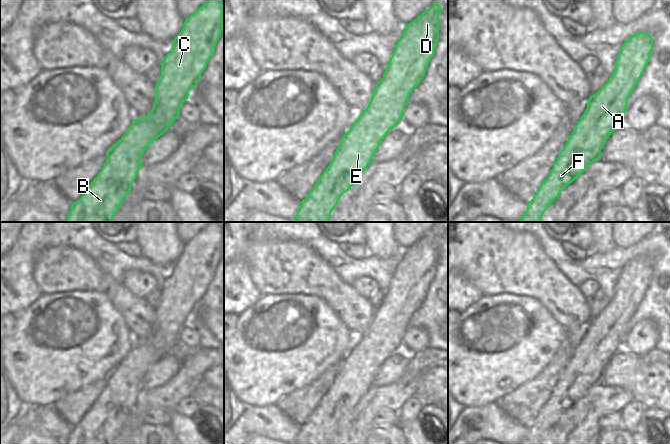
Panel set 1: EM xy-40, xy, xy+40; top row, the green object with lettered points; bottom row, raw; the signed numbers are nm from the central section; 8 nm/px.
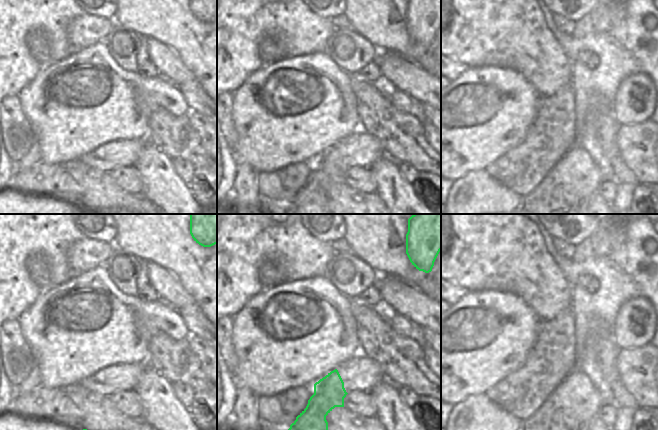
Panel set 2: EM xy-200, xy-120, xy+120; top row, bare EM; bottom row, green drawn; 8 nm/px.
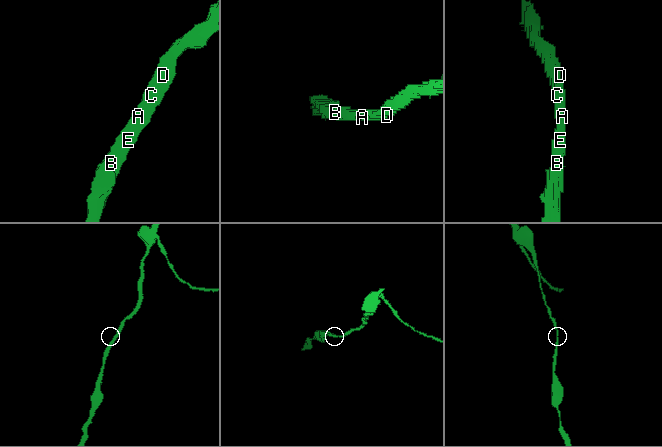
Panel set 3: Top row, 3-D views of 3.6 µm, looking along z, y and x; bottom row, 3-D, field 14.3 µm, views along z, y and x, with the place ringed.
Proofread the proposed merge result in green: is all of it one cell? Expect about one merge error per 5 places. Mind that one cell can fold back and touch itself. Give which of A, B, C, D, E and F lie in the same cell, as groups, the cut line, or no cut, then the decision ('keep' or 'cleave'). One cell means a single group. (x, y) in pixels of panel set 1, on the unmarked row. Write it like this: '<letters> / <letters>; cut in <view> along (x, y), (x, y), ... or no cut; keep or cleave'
A B C D E F; no cut; keep

